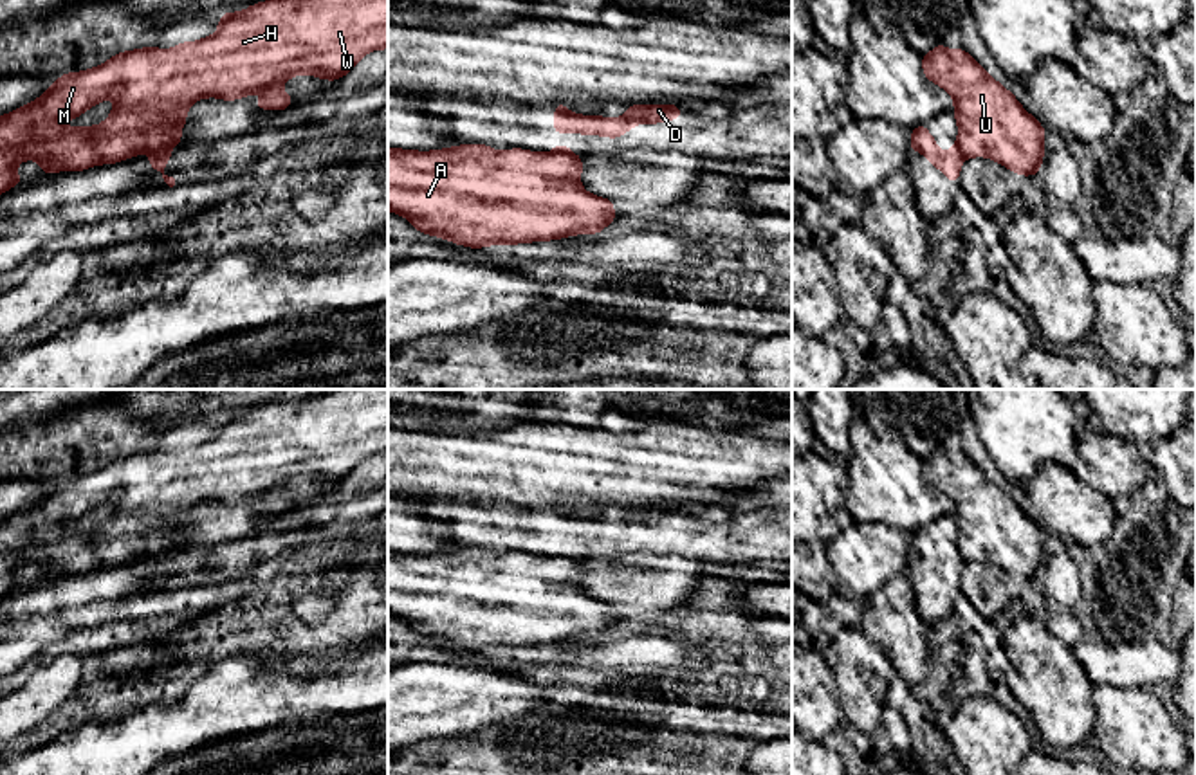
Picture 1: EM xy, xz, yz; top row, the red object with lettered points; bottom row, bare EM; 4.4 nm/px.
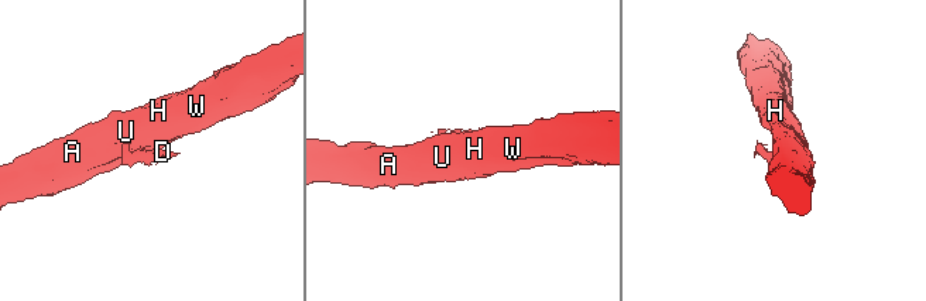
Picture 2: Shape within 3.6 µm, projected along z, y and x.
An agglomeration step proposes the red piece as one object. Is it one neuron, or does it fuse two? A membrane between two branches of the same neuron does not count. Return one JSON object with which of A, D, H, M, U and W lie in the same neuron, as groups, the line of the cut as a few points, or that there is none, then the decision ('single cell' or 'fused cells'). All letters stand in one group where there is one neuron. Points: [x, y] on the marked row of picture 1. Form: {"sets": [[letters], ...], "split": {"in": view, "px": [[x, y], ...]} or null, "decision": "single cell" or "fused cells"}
{"sets": [["A", "H", "M", "U", "W"], ["D"]], "split": {"in": "xy", "px": [[168, 148], [150, 154]]}, "decision": "fused cells"}

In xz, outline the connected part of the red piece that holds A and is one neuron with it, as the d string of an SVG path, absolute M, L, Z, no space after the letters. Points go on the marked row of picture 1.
M485 144L433 151L388 148L388 211L406 216L419 232L473 249L561 240L584 232L599 234L619 214L612 200L583 189L581 171L583 159L574 153L541 153L521 148L498 151Z

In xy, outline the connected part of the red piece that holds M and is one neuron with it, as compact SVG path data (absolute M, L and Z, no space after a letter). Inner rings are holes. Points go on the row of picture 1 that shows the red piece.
M265 0L260 4L253 4L251 7L240 13L225 11L218 20L218 31L213 36L202 38L198 41L182 41L175 49L144 47L144 49L119 52L99 67L92 67L85 72L67 72L65 76L54 79L49 90L41 97L34 99L32 103L14 112L2 115L0 117L0 195L11 189L13 186L18 186L23 180L14 171L14 168L22 160L34 159L41 166L41 173L51 175L56 171L83 171L90 166L115 164L119 160L132 159L143 151L153 153L159 150L170 150L171 146L180 144L182 141L180 128L188 123L186 112L198 99L218 97L225 101L235 101L254 92L263 92L265 96L258 99L254 105L258 110L287 110L292 105L294 97L289 96L287 92L281 92L280 87L292 76L310 74L310 76L317 76L321 81L323 79L336 81L336 79L341 79L345 74L348 74L357 65L357 61L363 56L366 56L370 50L381 50L381 49L388 49L388 0ZM110 96L115 97L114 110L101 124L78 126L72 130L67 130L63 126L67 119L74 119L85 114L90 106L105 101Z

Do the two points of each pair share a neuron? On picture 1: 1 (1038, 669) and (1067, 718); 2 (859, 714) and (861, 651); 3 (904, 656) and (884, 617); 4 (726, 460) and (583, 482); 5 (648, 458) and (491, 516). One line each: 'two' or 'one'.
1: one
2: one
3: one
4: one
5: two

